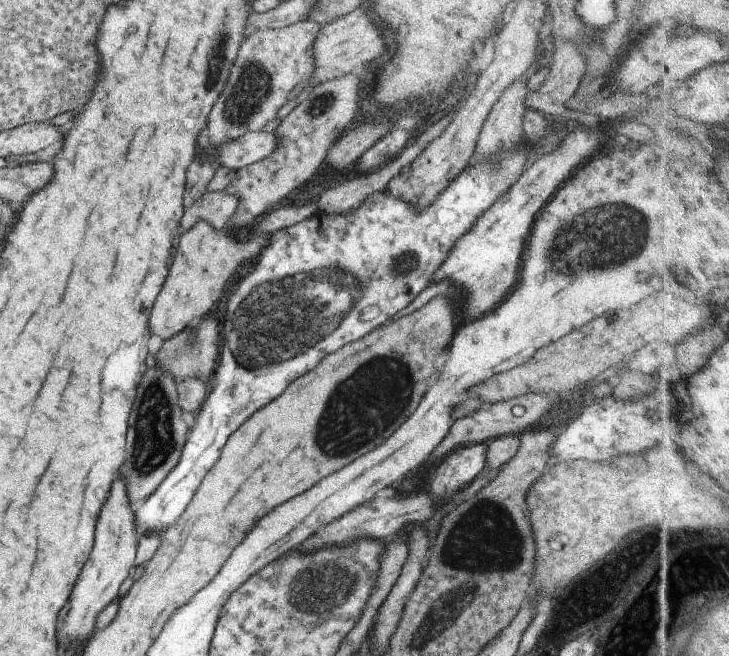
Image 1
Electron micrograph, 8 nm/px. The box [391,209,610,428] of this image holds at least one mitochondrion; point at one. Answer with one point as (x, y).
(492, 286)

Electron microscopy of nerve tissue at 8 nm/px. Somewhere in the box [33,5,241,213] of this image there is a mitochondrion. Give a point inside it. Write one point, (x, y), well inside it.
(219, 41)

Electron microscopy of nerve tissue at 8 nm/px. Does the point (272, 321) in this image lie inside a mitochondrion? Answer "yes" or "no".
yes

